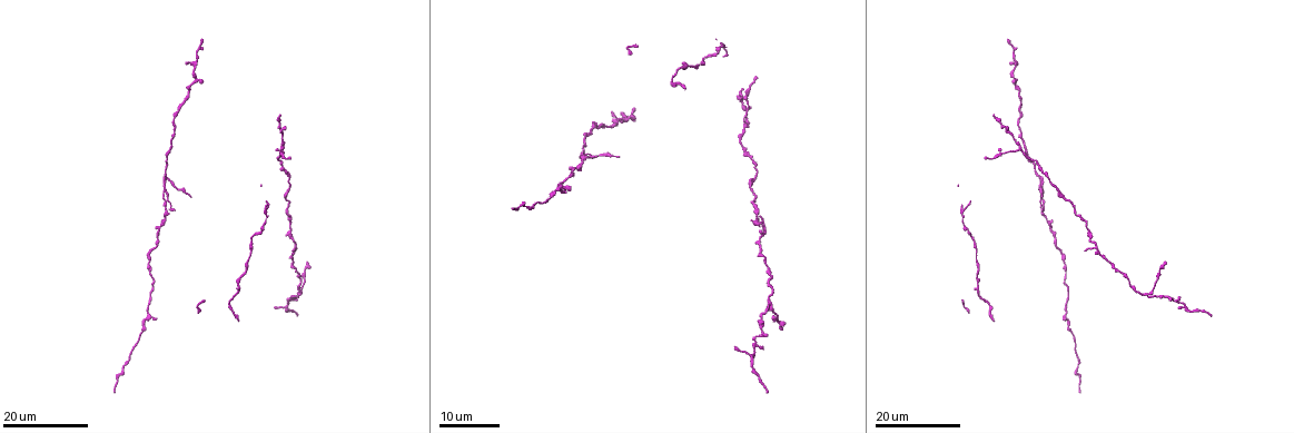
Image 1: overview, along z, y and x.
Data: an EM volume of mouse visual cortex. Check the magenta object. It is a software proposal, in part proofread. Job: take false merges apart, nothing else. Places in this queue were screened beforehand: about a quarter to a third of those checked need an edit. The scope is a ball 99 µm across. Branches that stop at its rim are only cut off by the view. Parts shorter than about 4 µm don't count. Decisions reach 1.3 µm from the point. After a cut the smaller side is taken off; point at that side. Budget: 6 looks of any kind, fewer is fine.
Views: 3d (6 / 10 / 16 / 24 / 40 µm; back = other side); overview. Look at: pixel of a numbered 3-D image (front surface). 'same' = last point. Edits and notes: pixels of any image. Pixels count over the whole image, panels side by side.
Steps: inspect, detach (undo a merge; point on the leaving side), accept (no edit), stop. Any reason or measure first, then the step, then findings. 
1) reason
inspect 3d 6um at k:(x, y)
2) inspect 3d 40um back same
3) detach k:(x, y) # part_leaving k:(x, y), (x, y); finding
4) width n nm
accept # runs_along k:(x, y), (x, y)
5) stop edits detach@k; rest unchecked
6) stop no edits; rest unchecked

looks like a crossing
inspect 3d 24um at 1:(1041, 200)

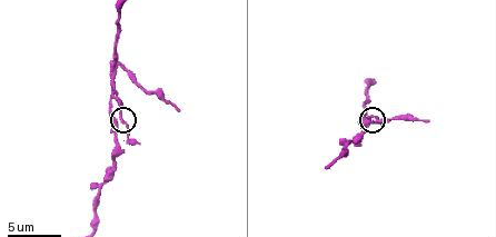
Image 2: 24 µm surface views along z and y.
inspect 3d 6um at 2:(120, 120)

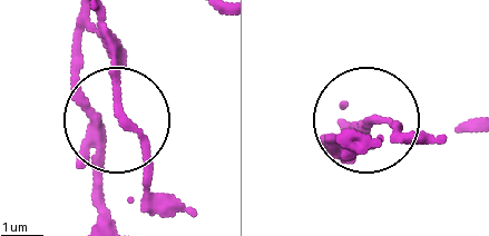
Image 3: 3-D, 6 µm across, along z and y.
arms 4
accept # runs_along 3:(97, 21), (111, 53), (111, 107), (183, 209); all the same cell

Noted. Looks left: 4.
small branch off a trunk
inspect 3d 24um at 1:(743, 124)

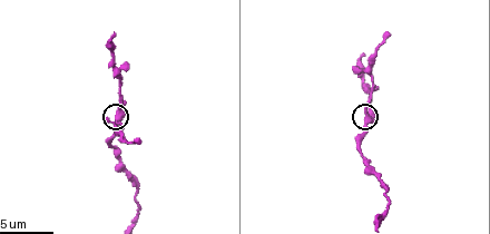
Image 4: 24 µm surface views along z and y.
zoom in
inspect 3d 6um at 4:(118, 119)

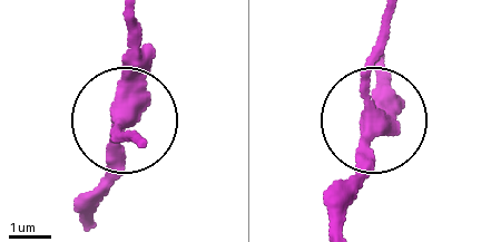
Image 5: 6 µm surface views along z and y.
width 330 nm
accept # continuous, no second cell

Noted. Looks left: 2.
sudden change in width
inspect 3d 24um at 1:(1024, 146)

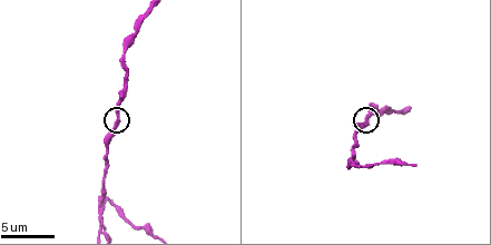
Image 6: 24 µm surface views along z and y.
inspect 3d 10um at 6:(363, 123)

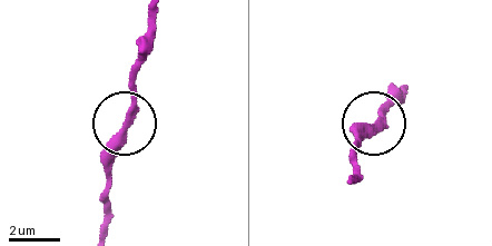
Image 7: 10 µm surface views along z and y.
accept # runs_along 7:(149, 22), (134, 106), (105, 186); continuous, no second cell

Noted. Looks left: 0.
stop no edits; rest unchecked

